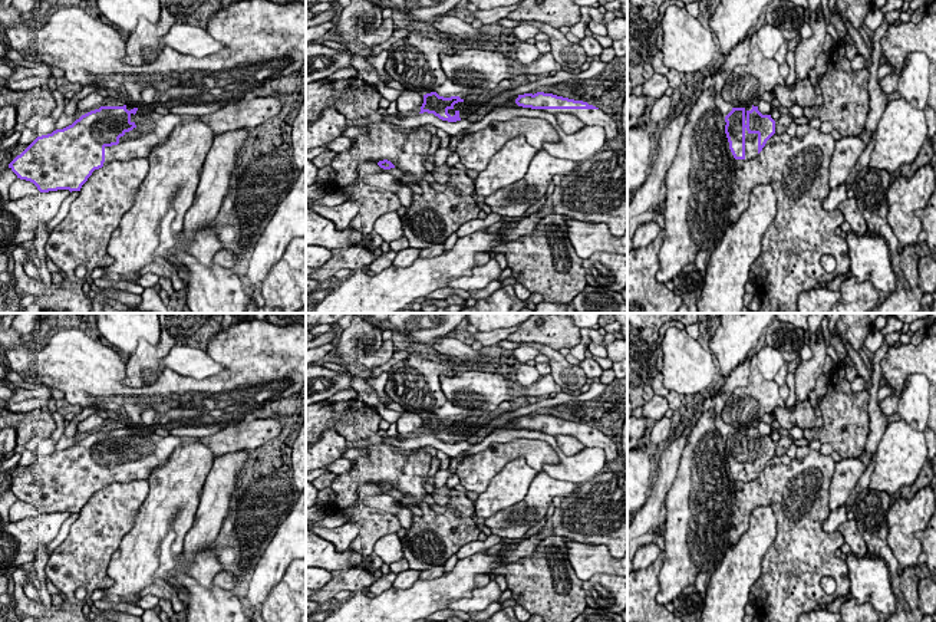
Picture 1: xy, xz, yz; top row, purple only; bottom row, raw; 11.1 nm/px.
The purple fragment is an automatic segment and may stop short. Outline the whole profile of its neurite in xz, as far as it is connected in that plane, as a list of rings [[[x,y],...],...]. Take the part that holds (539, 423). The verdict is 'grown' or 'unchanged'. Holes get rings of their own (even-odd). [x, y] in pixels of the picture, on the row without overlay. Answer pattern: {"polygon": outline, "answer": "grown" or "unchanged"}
{"polygon": [[[524,415],[518,417],[515,425],[523,430],[541,431],[547,435],[568,435],[579,440],[584,447],[599,447],[606,454],[606,461],[614,461],[619,455],[619,447],[602,431],[583,422],[574,422],[553,415]]], "answer": "grown"}

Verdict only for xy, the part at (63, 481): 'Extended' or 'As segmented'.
Extended

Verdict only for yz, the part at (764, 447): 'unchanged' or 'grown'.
grown

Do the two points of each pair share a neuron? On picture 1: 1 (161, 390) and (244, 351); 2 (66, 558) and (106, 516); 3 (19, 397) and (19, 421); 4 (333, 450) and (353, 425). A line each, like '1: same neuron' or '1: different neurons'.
1: same neuron
2: same neuron
3: different neurons
4: different neurons

